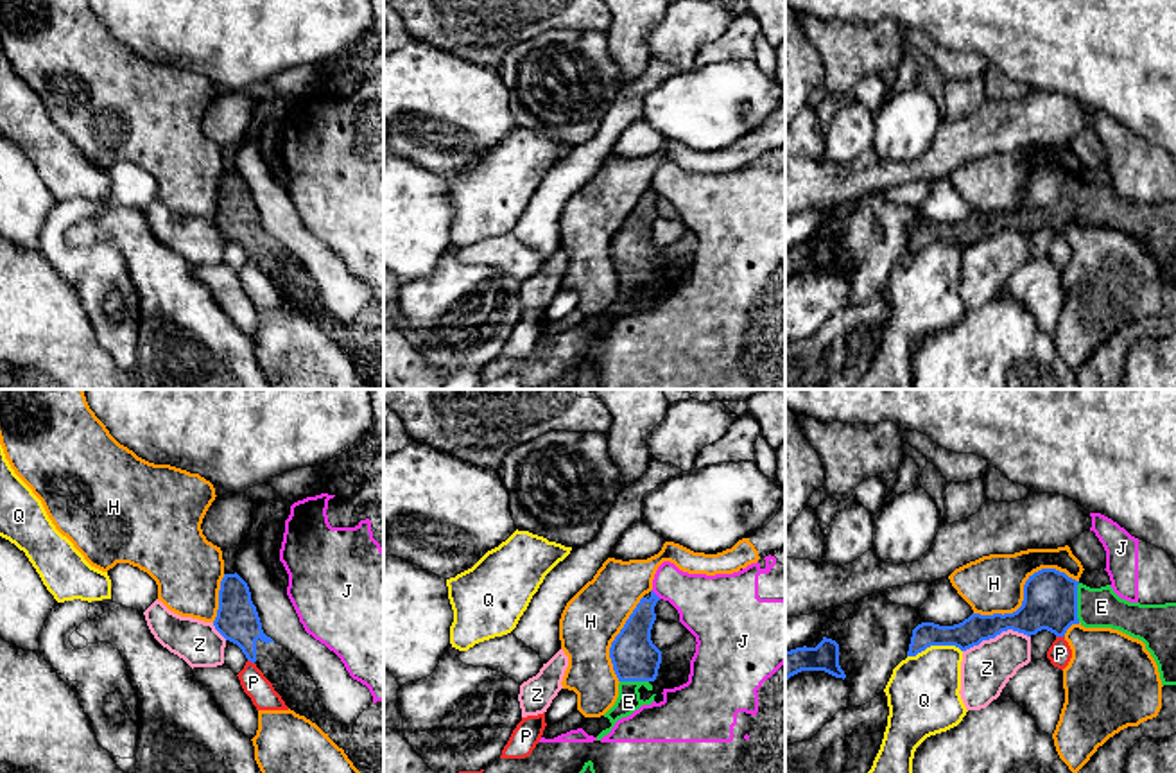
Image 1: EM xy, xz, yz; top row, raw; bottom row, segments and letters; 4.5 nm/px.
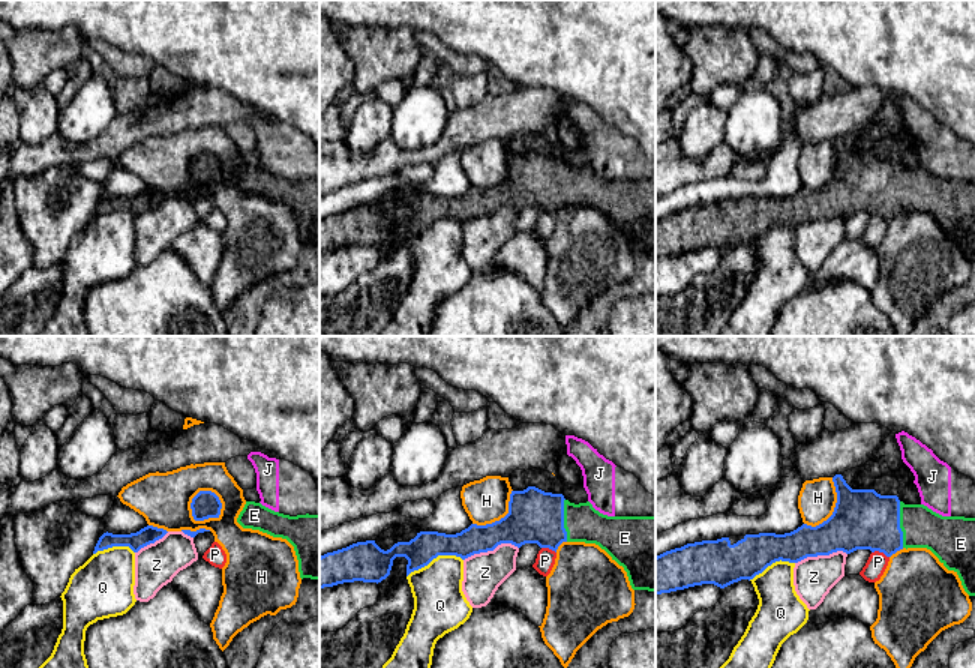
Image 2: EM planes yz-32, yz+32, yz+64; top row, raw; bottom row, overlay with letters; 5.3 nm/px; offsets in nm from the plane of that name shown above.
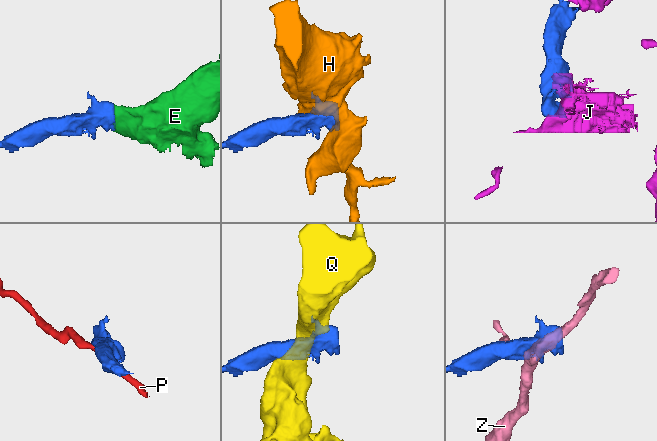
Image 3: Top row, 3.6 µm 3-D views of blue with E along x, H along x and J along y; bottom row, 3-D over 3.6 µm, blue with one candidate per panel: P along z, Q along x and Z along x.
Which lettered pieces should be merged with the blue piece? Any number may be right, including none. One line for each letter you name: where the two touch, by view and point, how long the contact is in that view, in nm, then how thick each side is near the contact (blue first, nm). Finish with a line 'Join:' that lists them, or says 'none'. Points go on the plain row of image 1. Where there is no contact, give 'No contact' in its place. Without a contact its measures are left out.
E: Touches blue at yz (1076, 201). Shared border 180 nm. Thickness 240 nm (blue) against 180 nm
Join: E

